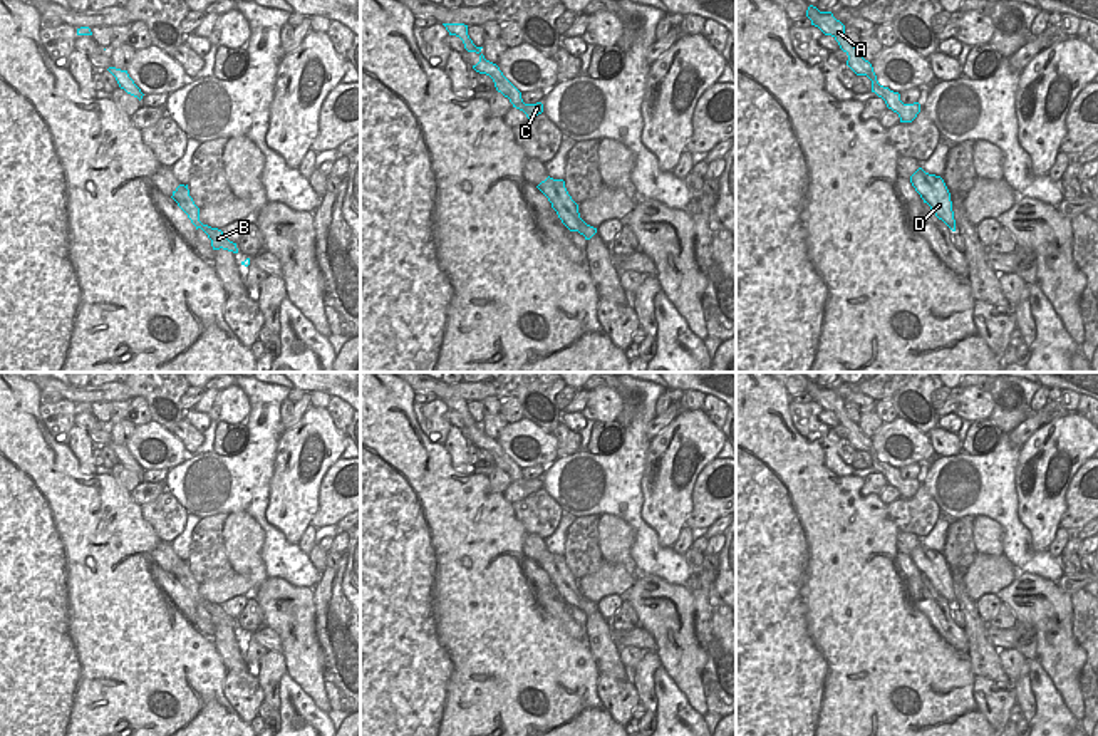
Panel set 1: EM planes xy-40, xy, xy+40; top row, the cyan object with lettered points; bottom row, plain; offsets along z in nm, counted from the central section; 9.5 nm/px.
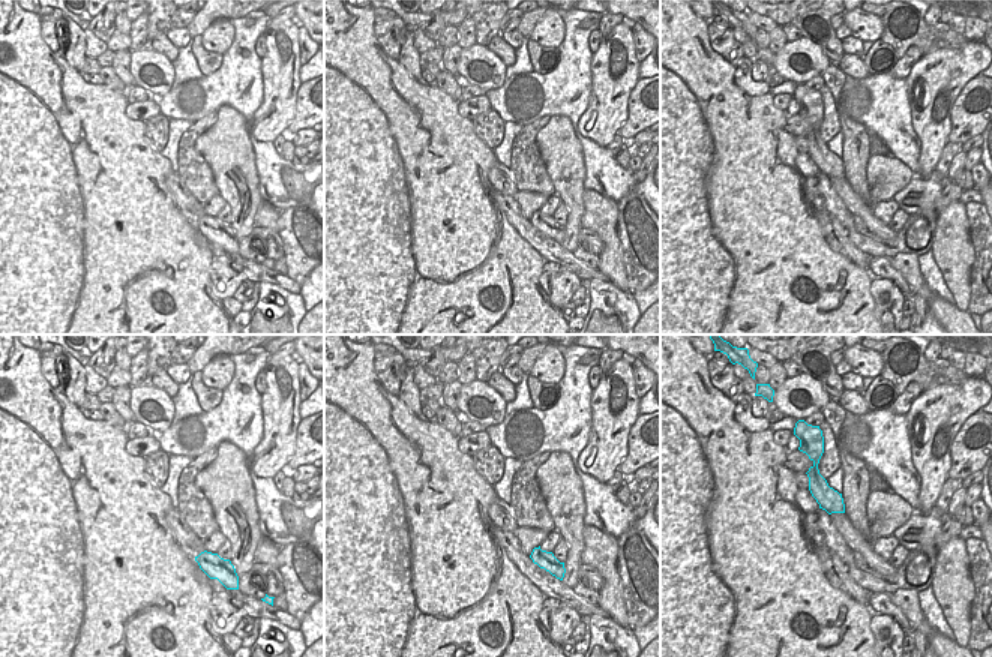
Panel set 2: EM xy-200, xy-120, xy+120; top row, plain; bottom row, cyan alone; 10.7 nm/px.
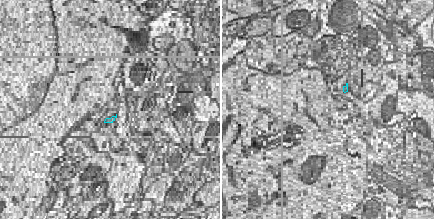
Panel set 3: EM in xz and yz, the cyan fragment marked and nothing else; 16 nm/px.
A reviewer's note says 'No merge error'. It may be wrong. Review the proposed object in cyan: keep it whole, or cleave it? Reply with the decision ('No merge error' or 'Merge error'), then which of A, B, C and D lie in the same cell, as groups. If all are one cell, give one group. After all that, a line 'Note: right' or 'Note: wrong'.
No merge error. Groups: A B C D
Note: right

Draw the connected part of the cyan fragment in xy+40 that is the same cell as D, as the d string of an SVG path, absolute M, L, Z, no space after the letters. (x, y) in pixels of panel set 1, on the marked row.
M919 168L912 176L910 183L920 194L924 203L930 206L939 220L942 220L952 231L956 231L956 220L952 211L950 193L940 176L929 174Z

